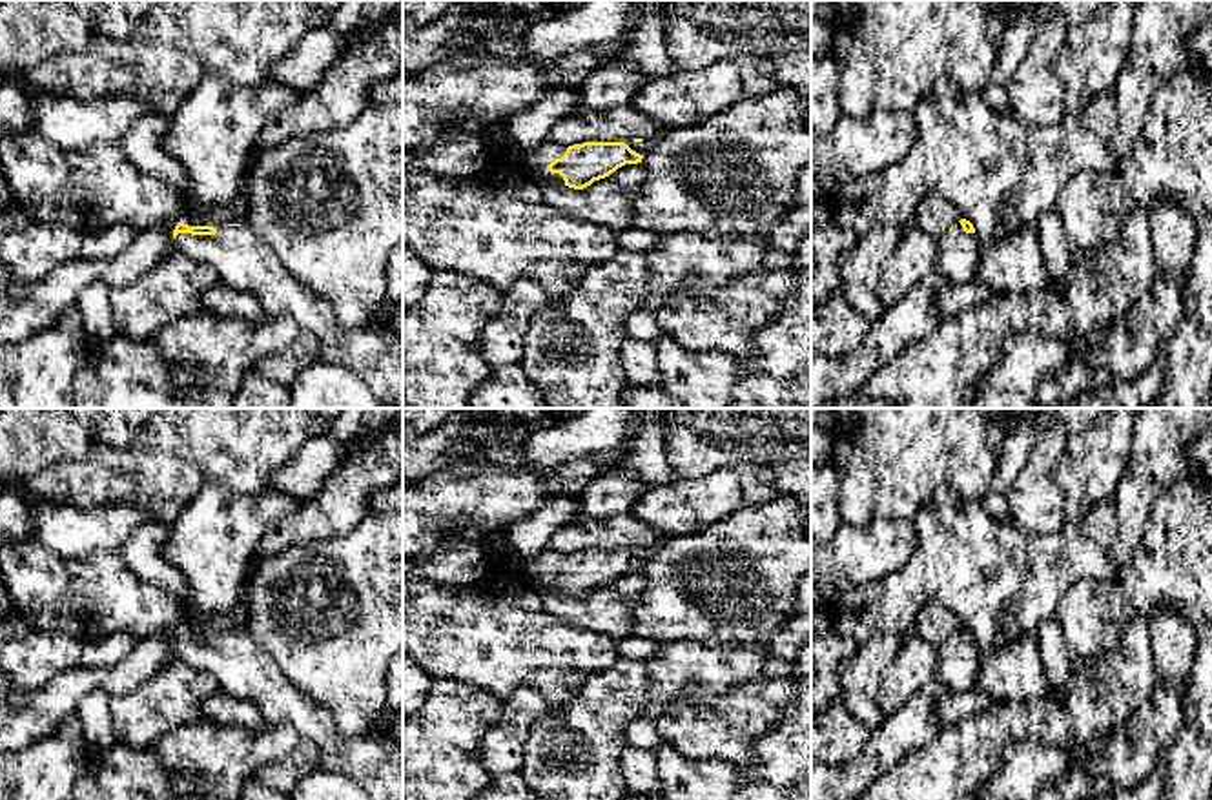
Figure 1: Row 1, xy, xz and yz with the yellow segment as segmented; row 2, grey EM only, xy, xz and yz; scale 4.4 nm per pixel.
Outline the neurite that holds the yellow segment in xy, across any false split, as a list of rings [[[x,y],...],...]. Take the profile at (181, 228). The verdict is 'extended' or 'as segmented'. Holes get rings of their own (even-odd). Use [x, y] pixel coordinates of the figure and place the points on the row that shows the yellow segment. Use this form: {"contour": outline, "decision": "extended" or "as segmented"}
{"contour": [[[246,224],[188,226],[173,230],[175,248],[213,268],[230,288],[253,293],[266,315],[288,313],[301,332],[319,341],[317,361],[341,364],[357,374],[383,408],[403,408],[403,335],[386,328],[346,330],[335,319],[330,303],[295,279]]], "decision": "extended"}

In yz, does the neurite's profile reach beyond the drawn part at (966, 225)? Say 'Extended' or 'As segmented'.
Extended

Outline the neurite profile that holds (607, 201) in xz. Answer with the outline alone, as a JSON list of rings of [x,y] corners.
[[[642,162],[625,164],[583,190],[545,184],[543,200],[565,215],[594,222],[618,233],[632,226],[631,202],[645,180]]]

